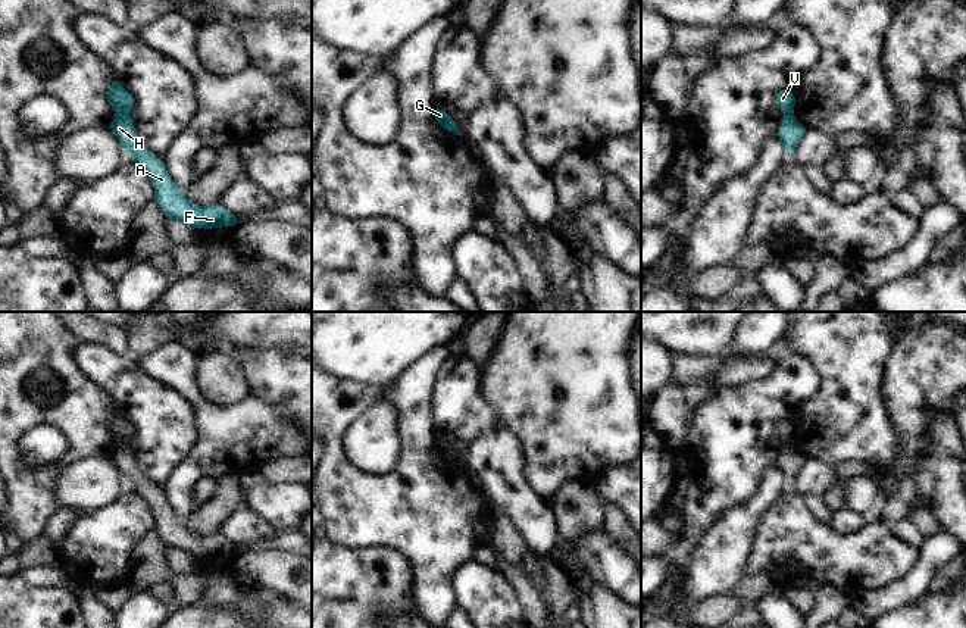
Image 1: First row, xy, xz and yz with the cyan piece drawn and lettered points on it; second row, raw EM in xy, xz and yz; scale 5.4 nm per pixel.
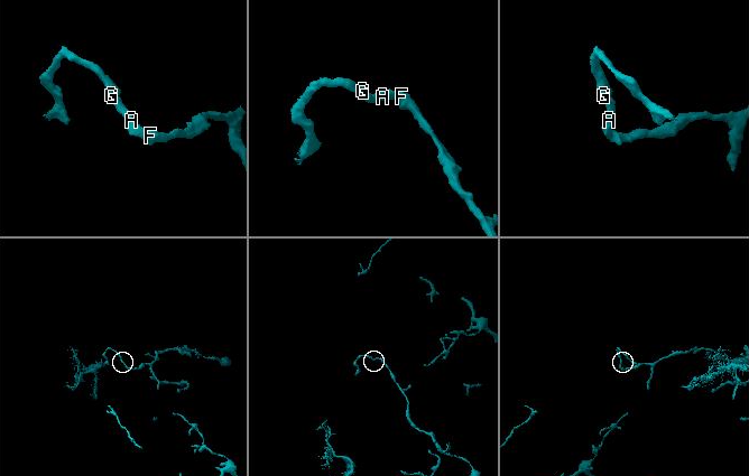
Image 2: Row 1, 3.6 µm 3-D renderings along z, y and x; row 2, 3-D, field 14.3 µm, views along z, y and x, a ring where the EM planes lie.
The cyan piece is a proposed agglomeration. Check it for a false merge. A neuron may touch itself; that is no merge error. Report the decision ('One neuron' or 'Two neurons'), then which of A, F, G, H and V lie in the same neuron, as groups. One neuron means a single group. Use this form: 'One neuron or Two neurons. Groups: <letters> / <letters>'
Two neurons. Groups: A F H / G V.

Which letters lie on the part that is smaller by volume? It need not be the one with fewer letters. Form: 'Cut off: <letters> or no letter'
Cut off: G, V

